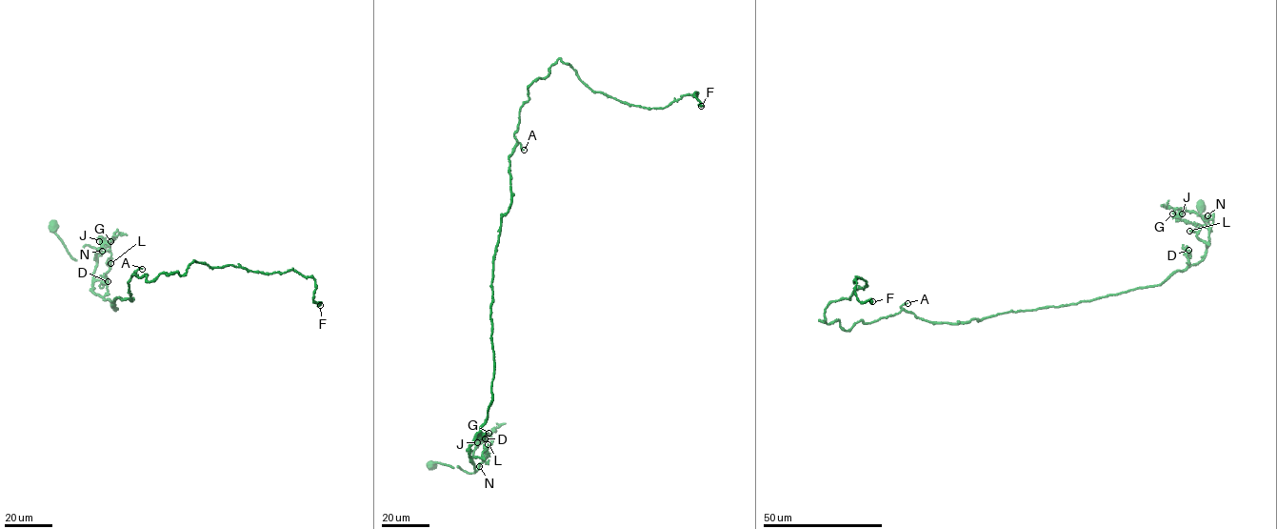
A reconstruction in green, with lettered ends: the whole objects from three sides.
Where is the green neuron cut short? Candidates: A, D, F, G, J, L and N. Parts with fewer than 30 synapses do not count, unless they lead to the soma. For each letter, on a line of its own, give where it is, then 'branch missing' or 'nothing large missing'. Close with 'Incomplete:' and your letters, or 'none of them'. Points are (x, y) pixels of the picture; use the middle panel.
A: at (524, 150); branch missing
D: at (485, 438); nothing large missing
F: at (701, 106); nothing large missing
G: at (488, 433); nothing large missing
J: at (477, 442); nothing large missing
L: at (488, 444); nothing large missing
N: at (479, 466); nothing large missing
Incomplete: A

